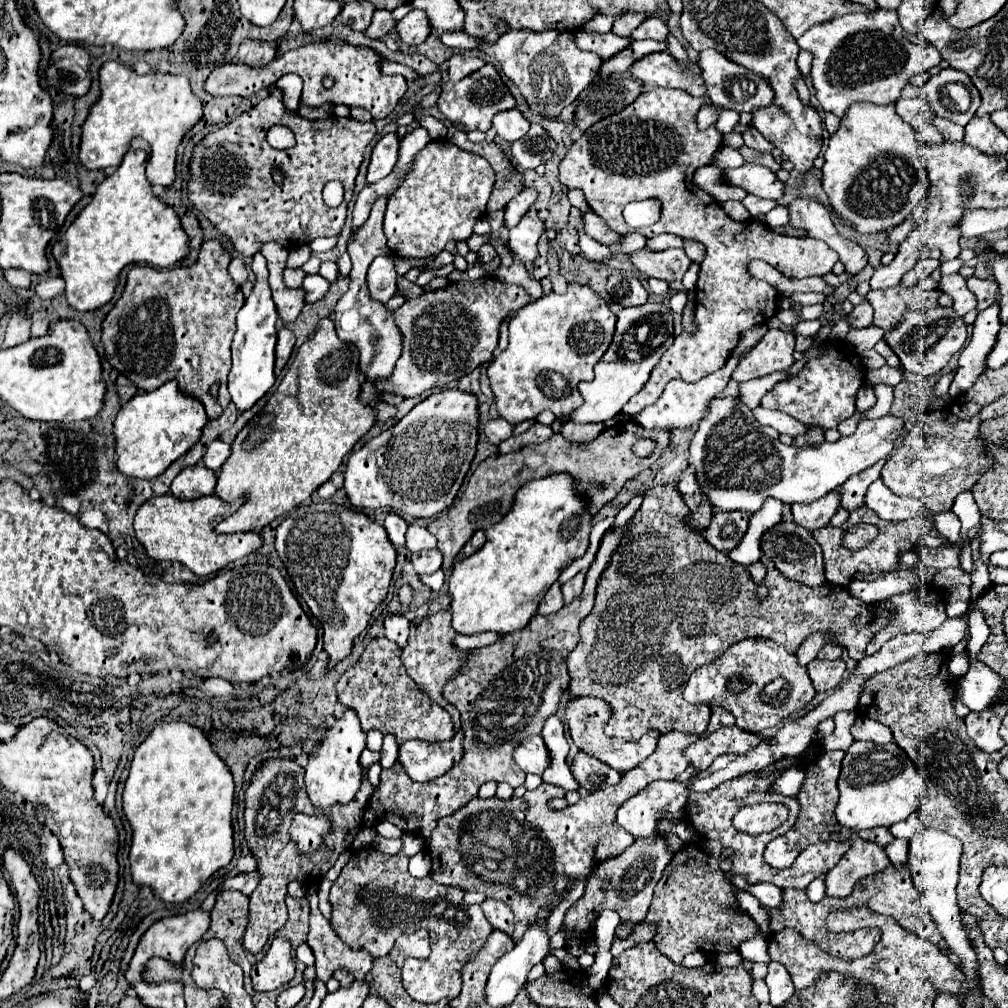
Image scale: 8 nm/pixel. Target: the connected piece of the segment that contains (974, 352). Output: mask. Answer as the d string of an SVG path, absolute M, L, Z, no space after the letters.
M998 302L982 310L974 322L974 332L970 344L962 350L960 354L960 364L956 370L956 376L950 386L950 396L956 398L960 392L966 392L976 378L984 372L986 368L986 356L992 350L996 342L996 334L1000 330L1000 320L998 320Z

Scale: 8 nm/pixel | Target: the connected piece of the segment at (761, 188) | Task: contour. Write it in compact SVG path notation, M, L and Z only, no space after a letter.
M744 164L736 170L724 170L724 182L730 186L740 186L750 194L760 198L780 198L782 196L782 182L776 178L774 172L758 164Z

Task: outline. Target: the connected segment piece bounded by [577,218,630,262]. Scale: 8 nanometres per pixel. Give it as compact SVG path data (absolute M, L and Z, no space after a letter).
M580 219L579 225L577 227L579 235L579 245L584 254L585 258L589 261L600 262L606 258L615 258L621 261L630 261L630 255L626 254L612 254L609 247L604 246L596 242L594 239L590 238L584 232L584 222Z

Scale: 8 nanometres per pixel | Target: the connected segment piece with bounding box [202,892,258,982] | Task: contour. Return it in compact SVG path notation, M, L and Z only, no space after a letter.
M222 892L216 898L216 906L210 914L210 928L206 930L202 941L208 938L220 938L226 948L230 958L242 966L244 970L244 980L250 982L250 970L258 962L258 956L248 954L242 948L242 938L244 938L244 928L248 924L248 896L242 892Z

